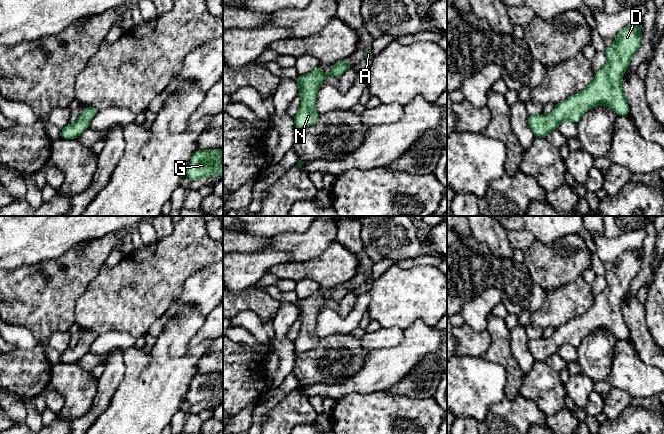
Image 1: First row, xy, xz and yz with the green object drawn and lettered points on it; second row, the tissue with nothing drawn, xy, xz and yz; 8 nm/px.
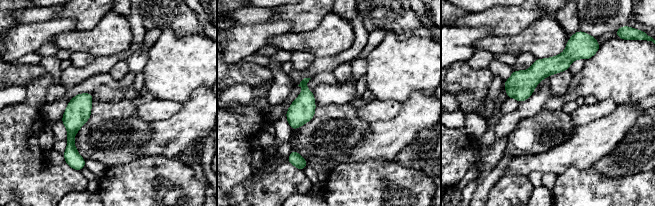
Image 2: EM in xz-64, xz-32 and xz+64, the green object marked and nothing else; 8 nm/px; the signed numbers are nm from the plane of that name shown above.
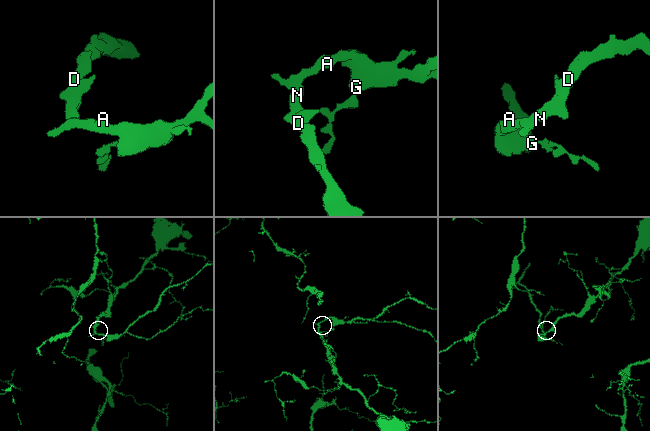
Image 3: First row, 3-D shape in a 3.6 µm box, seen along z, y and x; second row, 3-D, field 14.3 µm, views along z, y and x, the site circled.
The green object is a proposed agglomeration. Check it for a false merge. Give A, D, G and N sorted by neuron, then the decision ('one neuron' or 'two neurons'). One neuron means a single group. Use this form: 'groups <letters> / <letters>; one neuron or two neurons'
groups A D G N; one neuron

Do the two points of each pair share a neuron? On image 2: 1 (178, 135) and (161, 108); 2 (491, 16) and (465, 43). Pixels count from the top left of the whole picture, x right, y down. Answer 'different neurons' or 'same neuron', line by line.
1: different neurons
2: different neurons

